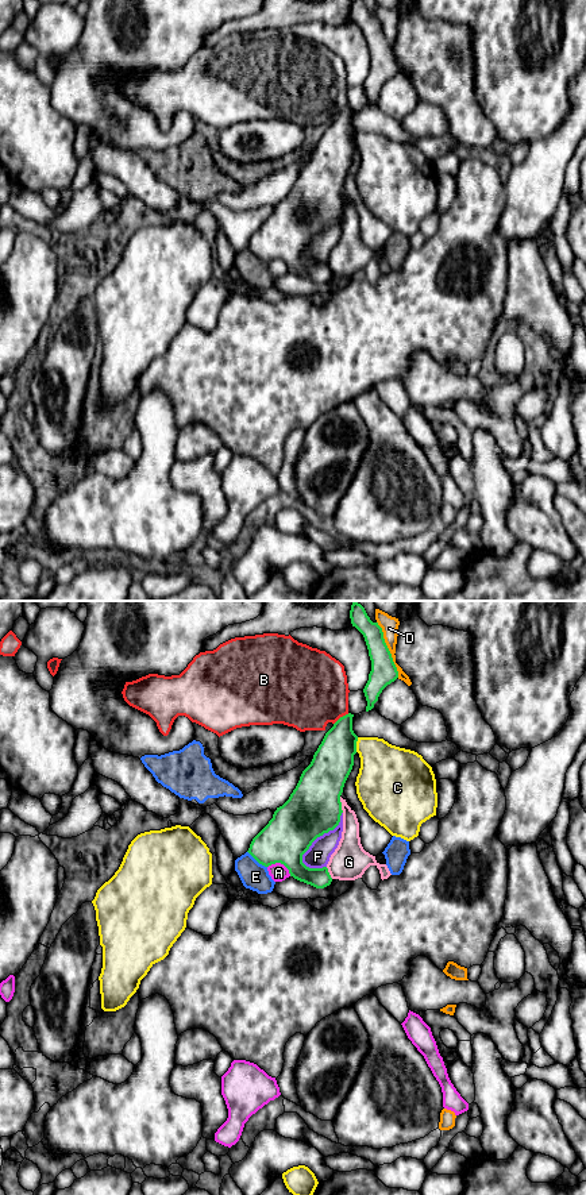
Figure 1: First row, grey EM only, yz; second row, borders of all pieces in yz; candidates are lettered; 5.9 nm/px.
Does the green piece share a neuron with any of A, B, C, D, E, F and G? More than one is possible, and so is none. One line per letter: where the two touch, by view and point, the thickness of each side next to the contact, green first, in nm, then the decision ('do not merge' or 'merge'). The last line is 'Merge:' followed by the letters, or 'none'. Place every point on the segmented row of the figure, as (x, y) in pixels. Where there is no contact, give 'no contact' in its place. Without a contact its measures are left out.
A: yz (281, 863) | 280/110 nm | do not merge
B: yz (340, 717) | 220/460 nm | do not merge
C: yz (355, 744) | 240/320 nm | do not merge
D: yz (388, 650) | 160/100 nm | do not merge
E: yz (257, 860) | 280/160 nm | do not merge
F: yz (319, 836) | 320/140 nm | merge
G: yz (340, 805) | 320/130 nm | do not merge
Merge: F

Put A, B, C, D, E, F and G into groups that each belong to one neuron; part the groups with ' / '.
A / B / C / D / E / F / G

